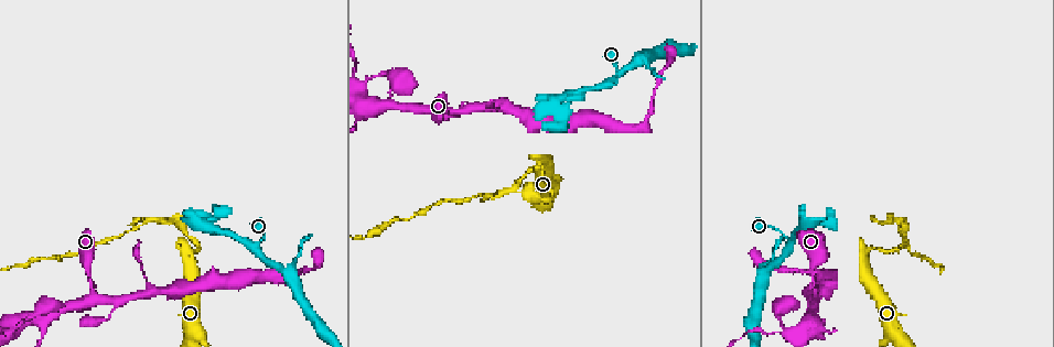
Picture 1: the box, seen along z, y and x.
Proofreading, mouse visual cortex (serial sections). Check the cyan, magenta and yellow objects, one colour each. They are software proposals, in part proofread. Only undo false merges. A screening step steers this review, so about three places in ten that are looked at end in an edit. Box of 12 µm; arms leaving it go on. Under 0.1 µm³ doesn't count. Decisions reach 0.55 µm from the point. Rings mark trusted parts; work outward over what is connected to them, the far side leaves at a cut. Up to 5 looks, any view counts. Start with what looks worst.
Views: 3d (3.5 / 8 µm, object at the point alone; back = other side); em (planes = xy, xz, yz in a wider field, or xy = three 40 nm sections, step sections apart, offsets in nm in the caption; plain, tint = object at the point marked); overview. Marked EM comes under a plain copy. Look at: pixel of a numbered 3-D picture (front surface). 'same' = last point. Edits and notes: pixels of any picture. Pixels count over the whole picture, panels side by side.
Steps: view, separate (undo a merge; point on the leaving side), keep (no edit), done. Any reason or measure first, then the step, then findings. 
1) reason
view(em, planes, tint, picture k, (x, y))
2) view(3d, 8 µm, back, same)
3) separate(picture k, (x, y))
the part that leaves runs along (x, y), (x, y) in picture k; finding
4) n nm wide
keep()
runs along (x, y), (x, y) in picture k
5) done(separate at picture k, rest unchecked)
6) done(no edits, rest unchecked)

sudden change in width
view(3d, 3.5 µm, back, picture 1, (192, 259))

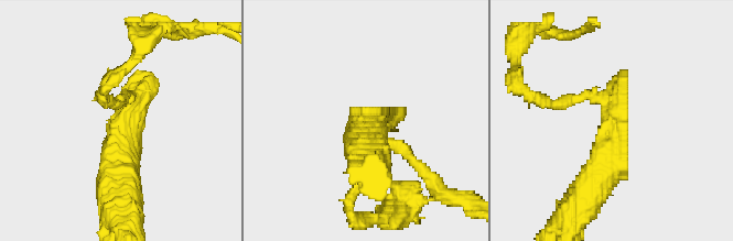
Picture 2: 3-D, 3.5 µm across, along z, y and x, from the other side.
need the tissue
view(em, xy, step 1, tint, picture 2, (612, 121))

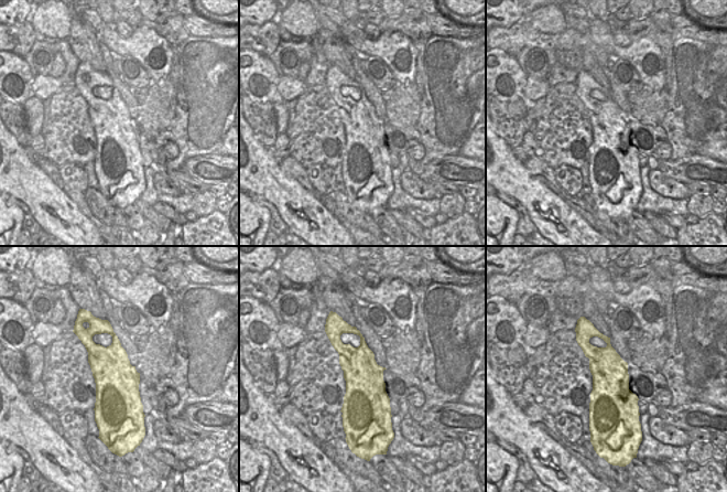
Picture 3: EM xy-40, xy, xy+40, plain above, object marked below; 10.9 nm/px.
keep()
runs along (590, 189), (610, 112), (595, 95), (559, 102) in picture 2; one cell here

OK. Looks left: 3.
sudden change in width
view(3d, 8 µm, back, picture 1, (516, 189))

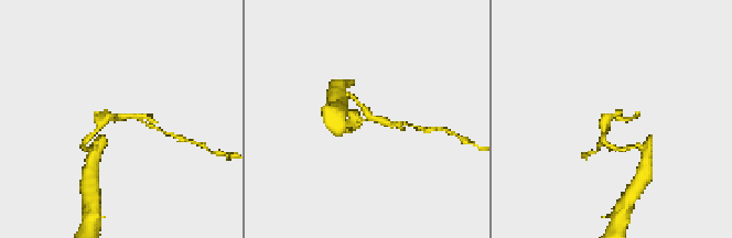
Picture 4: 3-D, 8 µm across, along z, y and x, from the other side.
view(em, xy, step 1, tint, picture 4, (365, 119))

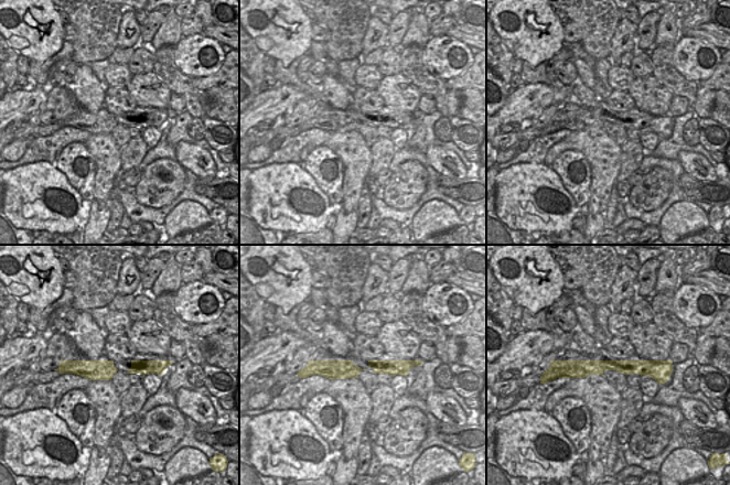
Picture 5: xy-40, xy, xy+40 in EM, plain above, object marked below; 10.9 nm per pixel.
keep()
runs along (96, 131), (107, 116), (136, 116), (148, 125) in picture 4; one cell here

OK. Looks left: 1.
done(no edits, rest unchecked)

